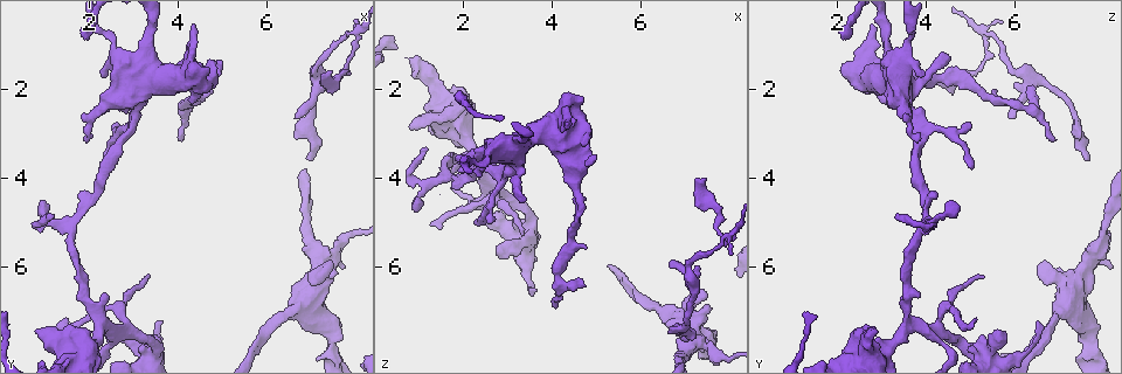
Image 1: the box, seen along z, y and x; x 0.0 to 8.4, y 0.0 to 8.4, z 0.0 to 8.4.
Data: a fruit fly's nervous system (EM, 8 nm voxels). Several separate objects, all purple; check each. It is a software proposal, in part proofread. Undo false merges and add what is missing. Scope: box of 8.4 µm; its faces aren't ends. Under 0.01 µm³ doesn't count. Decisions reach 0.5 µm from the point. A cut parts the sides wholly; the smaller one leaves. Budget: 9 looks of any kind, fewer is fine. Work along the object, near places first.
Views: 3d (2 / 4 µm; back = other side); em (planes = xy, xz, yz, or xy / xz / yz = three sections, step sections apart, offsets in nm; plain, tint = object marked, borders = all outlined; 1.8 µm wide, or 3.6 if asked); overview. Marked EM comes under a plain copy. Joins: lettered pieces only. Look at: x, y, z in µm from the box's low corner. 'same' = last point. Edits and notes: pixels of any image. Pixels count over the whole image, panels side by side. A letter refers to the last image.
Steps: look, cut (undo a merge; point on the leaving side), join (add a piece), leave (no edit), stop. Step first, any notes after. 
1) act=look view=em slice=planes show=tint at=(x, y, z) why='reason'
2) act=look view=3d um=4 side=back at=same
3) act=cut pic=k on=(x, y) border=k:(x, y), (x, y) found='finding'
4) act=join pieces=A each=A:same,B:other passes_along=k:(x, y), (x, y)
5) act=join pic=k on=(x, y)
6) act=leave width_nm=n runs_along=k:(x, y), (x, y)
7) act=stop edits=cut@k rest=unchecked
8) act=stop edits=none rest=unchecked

act=look view=3d um=4 at=(3.10, 2.25, 3.50) why='small branch off a trunk'

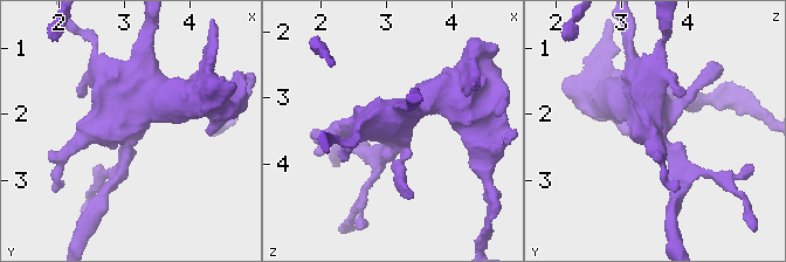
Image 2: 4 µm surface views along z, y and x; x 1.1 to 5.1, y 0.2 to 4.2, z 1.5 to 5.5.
act=look view=em um=3.6 slice=planes show=borders at=same why='need the tissue'

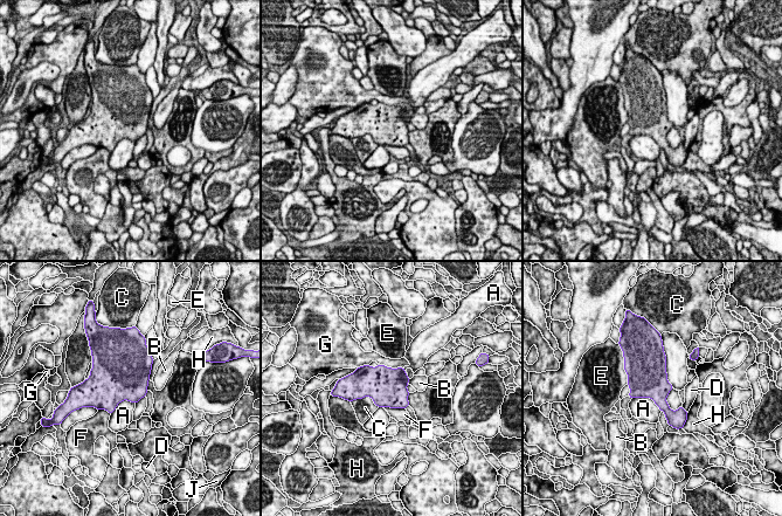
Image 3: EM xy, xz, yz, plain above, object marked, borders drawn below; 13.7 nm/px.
act=leave each=A:other,B:other,C:other,D:other,E:other,F:other,G:other,H:other,J:other border=3:(631, 398), (650, 398), (661, 411) found='all the same neuron'

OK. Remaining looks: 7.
act=look view=3d um=2 at=(7.45, 1.55, 4.00) why='an open end'

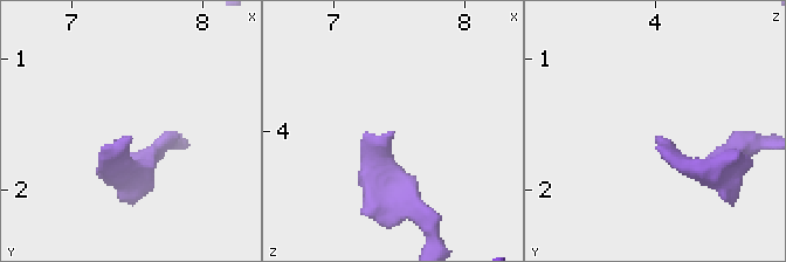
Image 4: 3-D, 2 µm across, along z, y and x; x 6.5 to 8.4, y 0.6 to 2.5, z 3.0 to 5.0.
act=look view=em slice=xz step=8 show=tint at=(7.46, 1.62, 4.02)

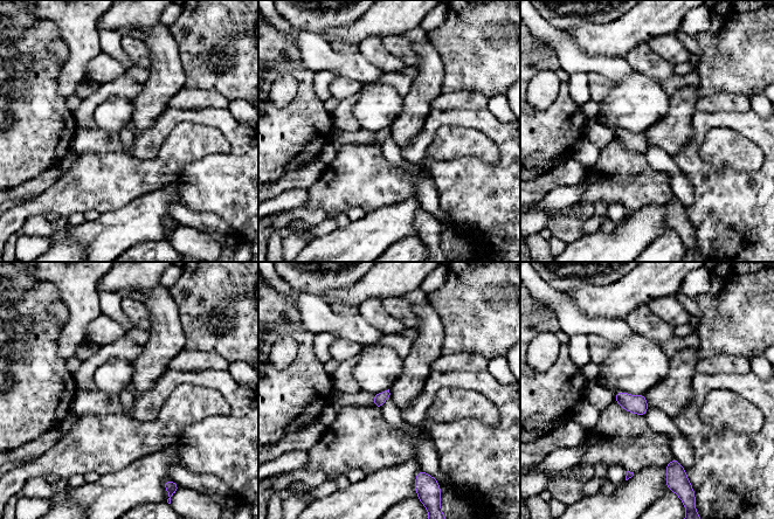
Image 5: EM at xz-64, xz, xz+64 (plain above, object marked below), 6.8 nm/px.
act=look view=em slice=planes show=borders at=same

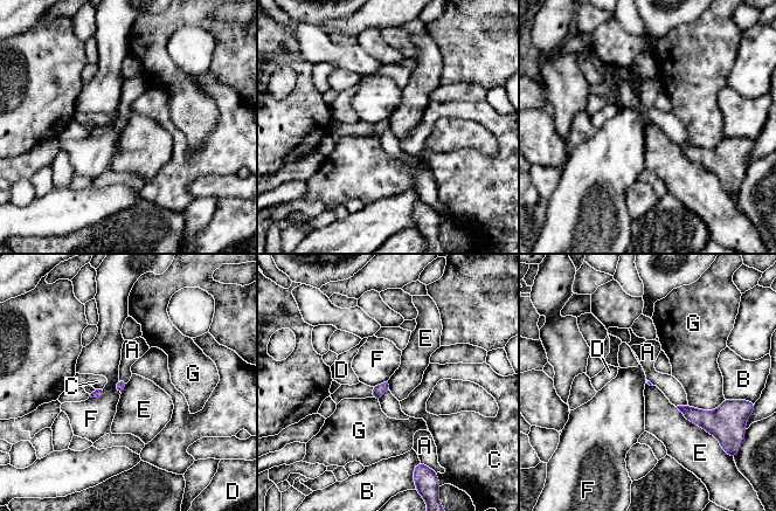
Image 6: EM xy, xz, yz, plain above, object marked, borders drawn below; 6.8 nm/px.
act=leave each=A:other,B:other,C:other,D:other,E:other,F:other,G:other border=6:(676, 407), (713, 436) found='no lettered piece goes on from it'

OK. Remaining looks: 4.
act=look view=em slice=xy step=8 show=borders at=(6.60, 2.65, 5.95) why='tapers out'

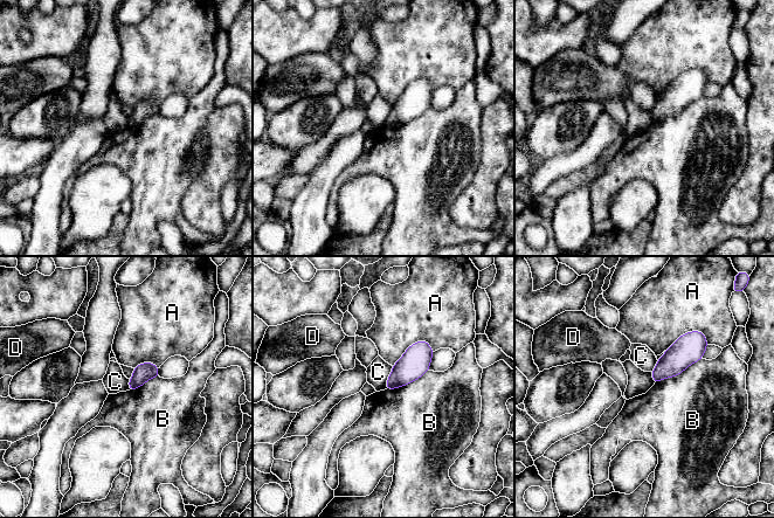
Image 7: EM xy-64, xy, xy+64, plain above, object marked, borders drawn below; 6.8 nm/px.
act=leave width_nm=100 each=A:other,B:other,C:other,D:other border=7:(393, 366), (385, 388) found='no lettered piece goes on from it'

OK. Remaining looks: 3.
act=look view=em slice=yz step=16 show=tint at=(7.00, 3.65, 7.60) why='branch stops here'

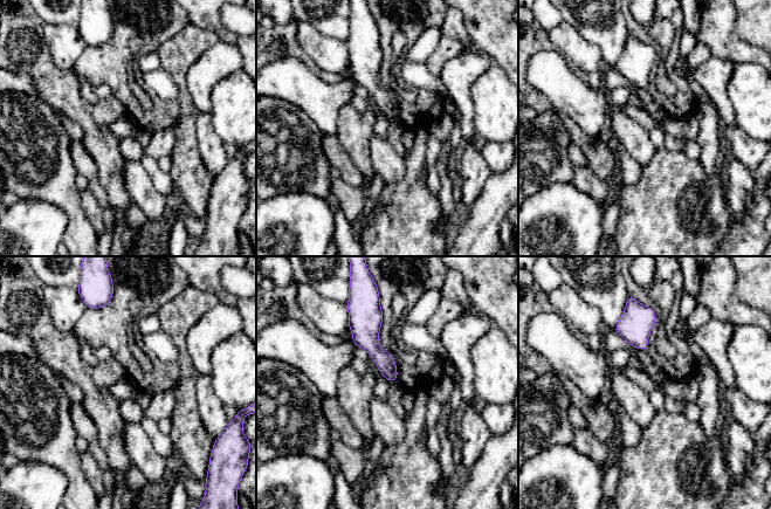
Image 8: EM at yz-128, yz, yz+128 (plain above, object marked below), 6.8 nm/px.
act=look view=em slice=planes show=borders at=same why='another direction'

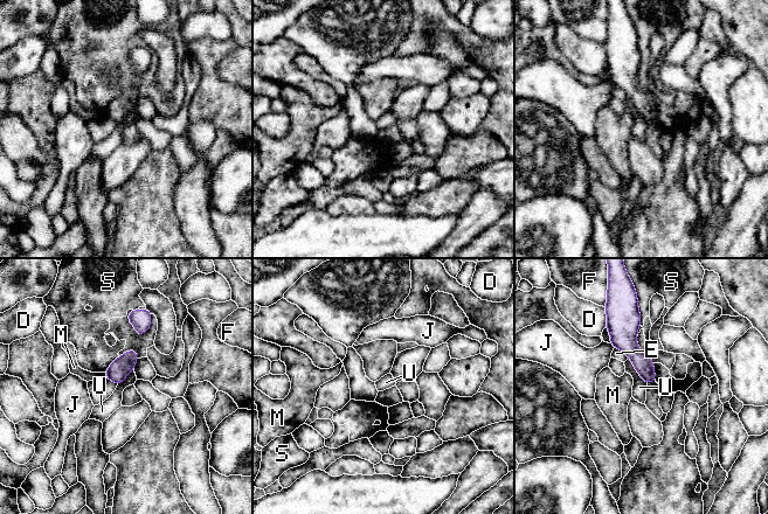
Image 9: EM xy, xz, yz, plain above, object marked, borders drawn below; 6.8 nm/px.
act=leave each=D:other,E:other,F:other,J:other,M:other,S:other,U:other border=9:(628, 359), (647, 384) found='no lettered piece goes on from it'

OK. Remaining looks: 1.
act=stop edits=none rest=unchecked

